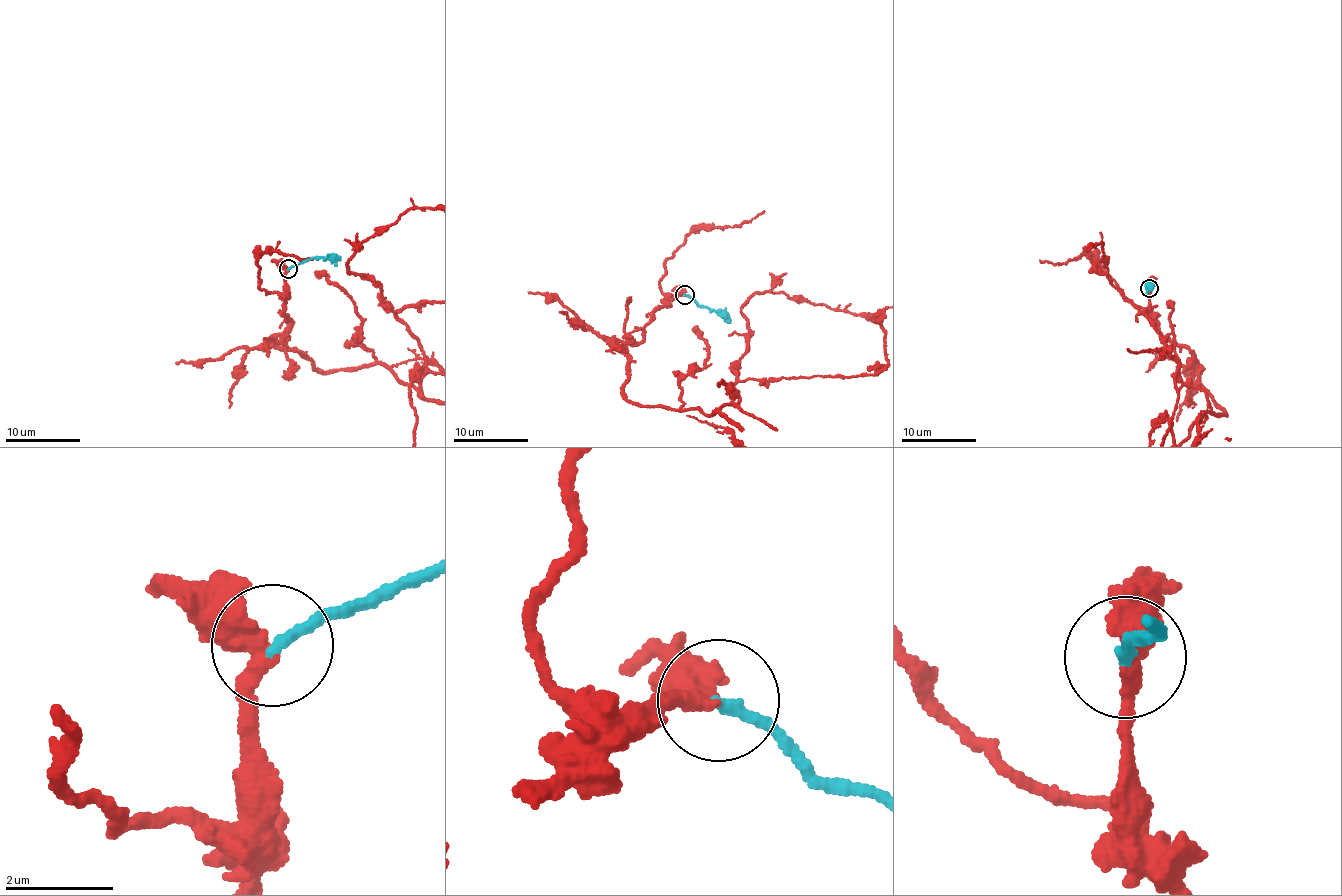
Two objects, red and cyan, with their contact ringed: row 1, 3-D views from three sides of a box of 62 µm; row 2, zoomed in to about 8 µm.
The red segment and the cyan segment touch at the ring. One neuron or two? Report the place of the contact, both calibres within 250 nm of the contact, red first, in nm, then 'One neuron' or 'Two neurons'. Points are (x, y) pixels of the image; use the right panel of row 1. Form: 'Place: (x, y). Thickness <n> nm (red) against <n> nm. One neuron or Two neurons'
Place: (1149, 288). Thickness 400 nm (red) against 200 nm. Two neurons

